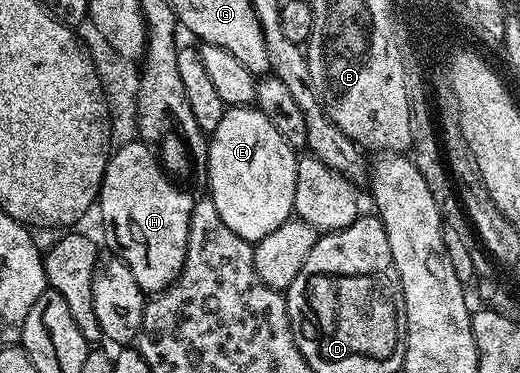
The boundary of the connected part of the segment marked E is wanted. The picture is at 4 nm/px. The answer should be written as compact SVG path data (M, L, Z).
M232 106L225 111L222 122L218 122L215 132L211 133L208 145L208 184L212 187L210 199L218 206L218 214L234 234L244 240L261 240L270 230L278 230L293 215L294 190L296 189L297 153L278 134L264 113L252 106Z

